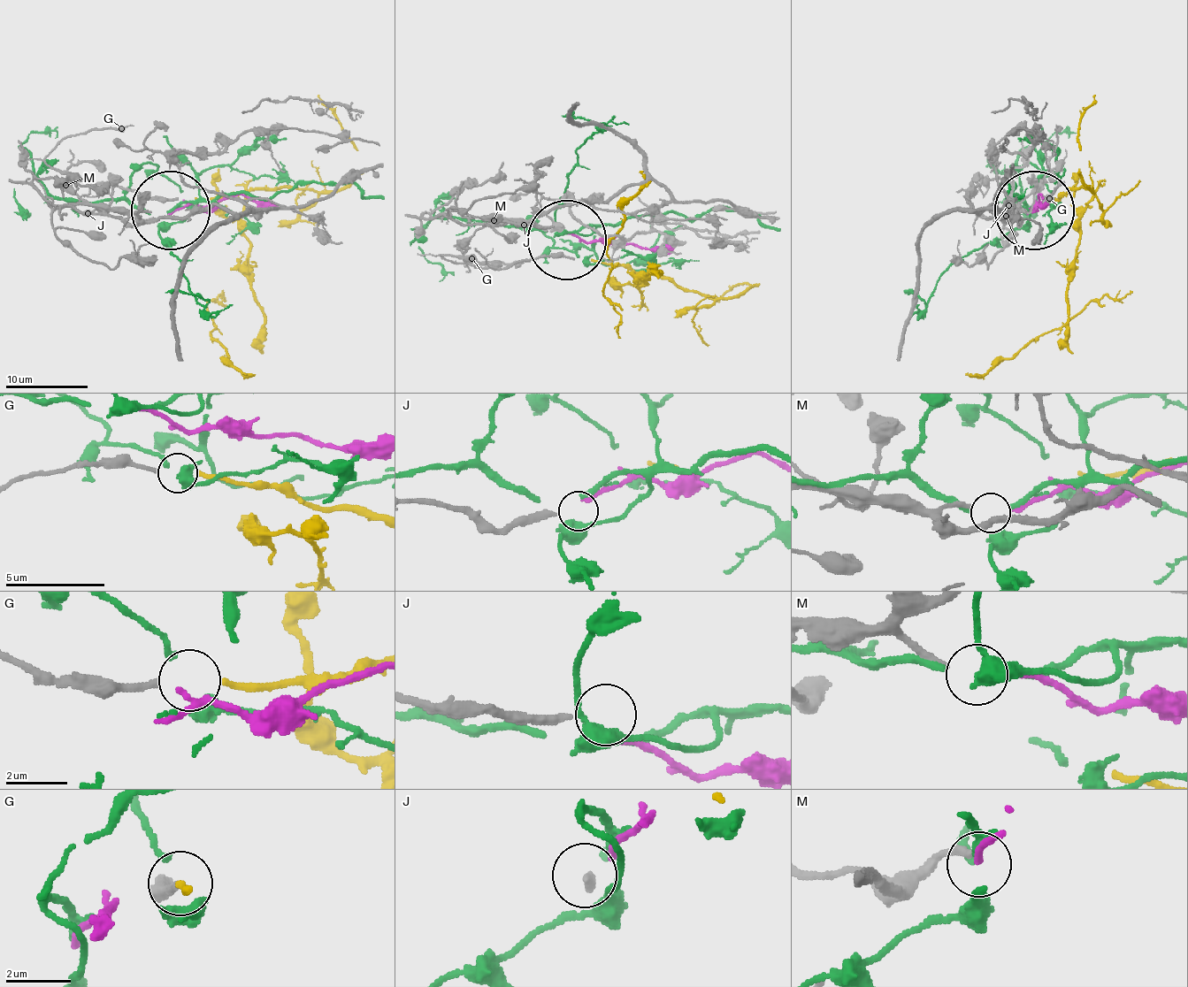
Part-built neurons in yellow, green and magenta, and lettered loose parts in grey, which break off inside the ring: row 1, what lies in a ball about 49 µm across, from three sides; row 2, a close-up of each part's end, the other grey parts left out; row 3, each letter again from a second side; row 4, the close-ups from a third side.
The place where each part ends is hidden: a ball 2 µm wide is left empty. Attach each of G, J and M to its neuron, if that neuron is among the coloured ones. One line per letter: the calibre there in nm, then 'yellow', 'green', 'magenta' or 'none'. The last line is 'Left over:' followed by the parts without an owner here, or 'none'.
G: calibre 200 nm; yellow
J: calibre 300 nm; none
M: calibre 220 nm; magenta
Left over: J

